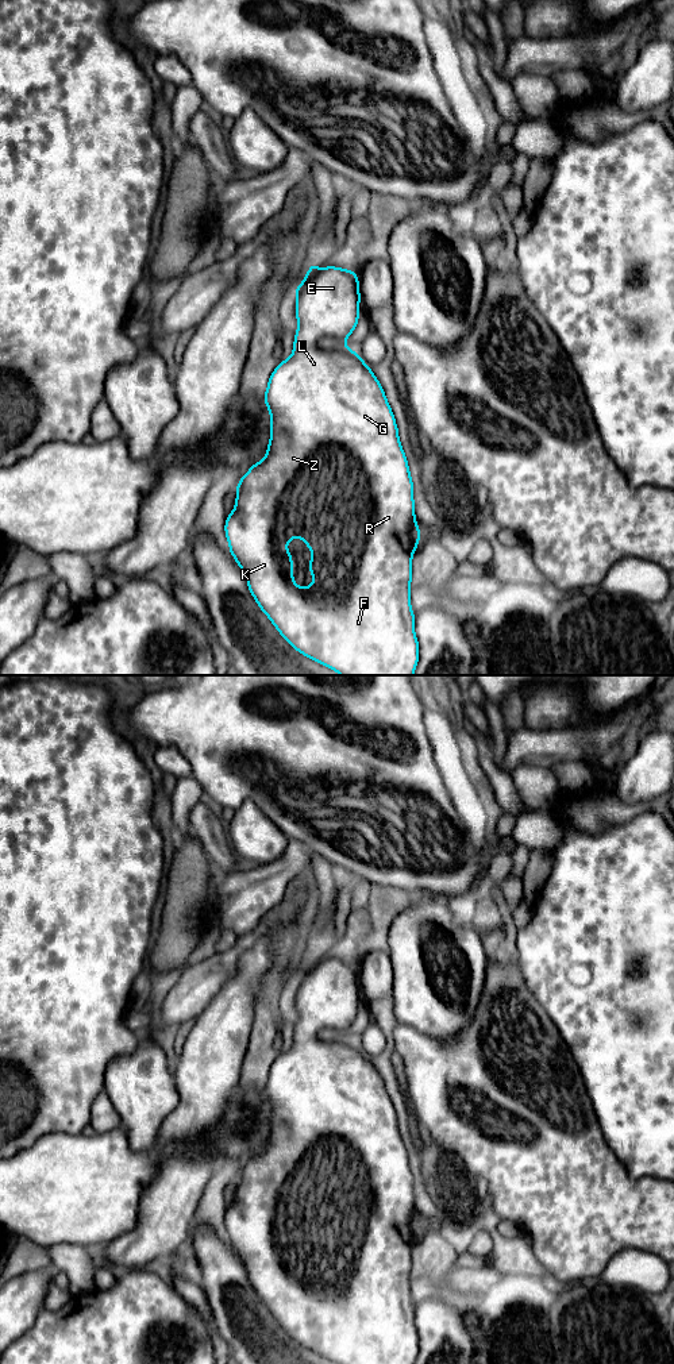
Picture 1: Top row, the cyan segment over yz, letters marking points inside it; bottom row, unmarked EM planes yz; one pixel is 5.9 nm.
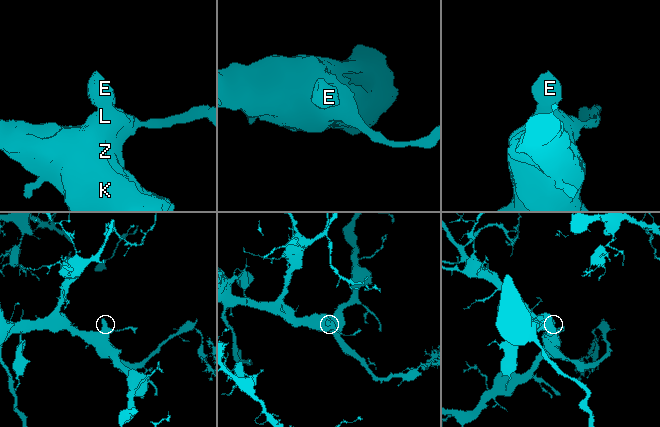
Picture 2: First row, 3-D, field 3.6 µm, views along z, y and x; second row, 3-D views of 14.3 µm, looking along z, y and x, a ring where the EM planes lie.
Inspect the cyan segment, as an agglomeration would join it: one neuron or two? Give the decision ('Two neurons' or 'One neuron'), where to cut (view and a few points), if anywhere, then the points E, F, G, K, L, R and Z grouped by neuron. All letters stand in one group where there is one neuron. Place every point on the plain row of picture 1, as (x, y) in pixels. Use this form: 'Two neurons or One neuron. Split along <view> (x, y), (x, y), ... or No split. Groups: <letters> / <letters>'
One neuron. No split. Groups: E F G K L R Z

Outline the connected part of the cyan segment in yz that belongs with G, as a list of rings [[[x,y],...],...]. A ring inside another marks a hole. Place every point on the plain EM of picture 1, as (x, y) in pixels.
[[[312,953],[303,974],[294,982],[297,987],[296,1009],[297,1022],[293,1033],[292,1047],[282,1052],[269,1068],[263,1093],[270,1105],[270,1133],[266,1147],[254,1155],[240,1168],[236,1178],[234,1202],[226,1210],[226,1229],[230,1244],[242,1260],[251,1287],[262,1303],[269,1309],[280,1326],[300,1345],[336,1363],[336,1364],[415,1364],[419,1355],[419,1333],[415,1326],[415,1306],[411,1298],[409,1278],[412,1274],[412,1248],[420,1232],[420,1221],[415,1207],[413,1175],[409,1165],[407,1148],[398,1130],[396,1110],[386,1091],[385,1083],[362,1049],[344,1037],[344,1033],[355,1021],[359,1010],[359,974],[358,966],[335,958],[319,960]],[[300,1229],[311,1241],[312,1251],[307,1253],[313,1274],[308,1278],[297,1278],[293,1271],[293,1252],[286,1236]]]

